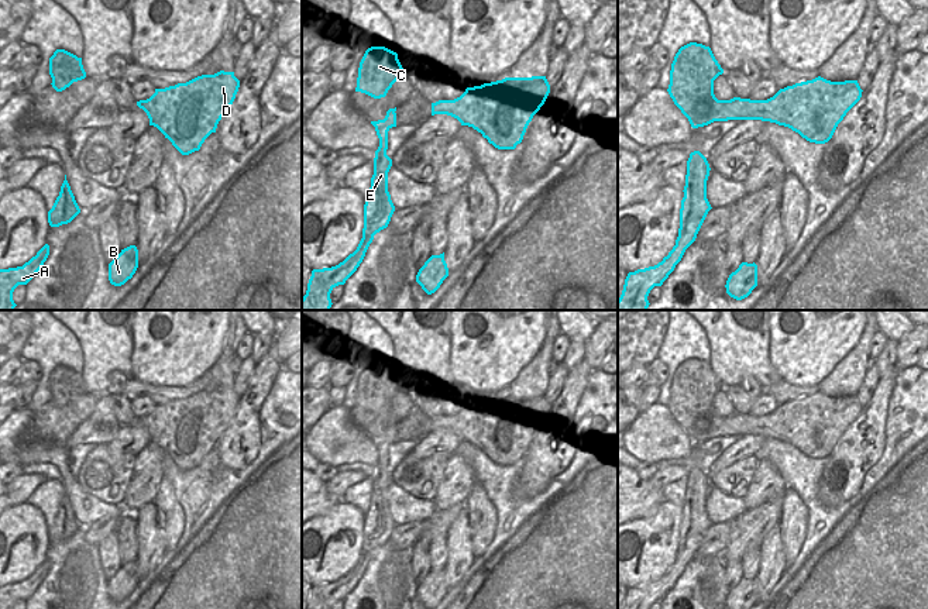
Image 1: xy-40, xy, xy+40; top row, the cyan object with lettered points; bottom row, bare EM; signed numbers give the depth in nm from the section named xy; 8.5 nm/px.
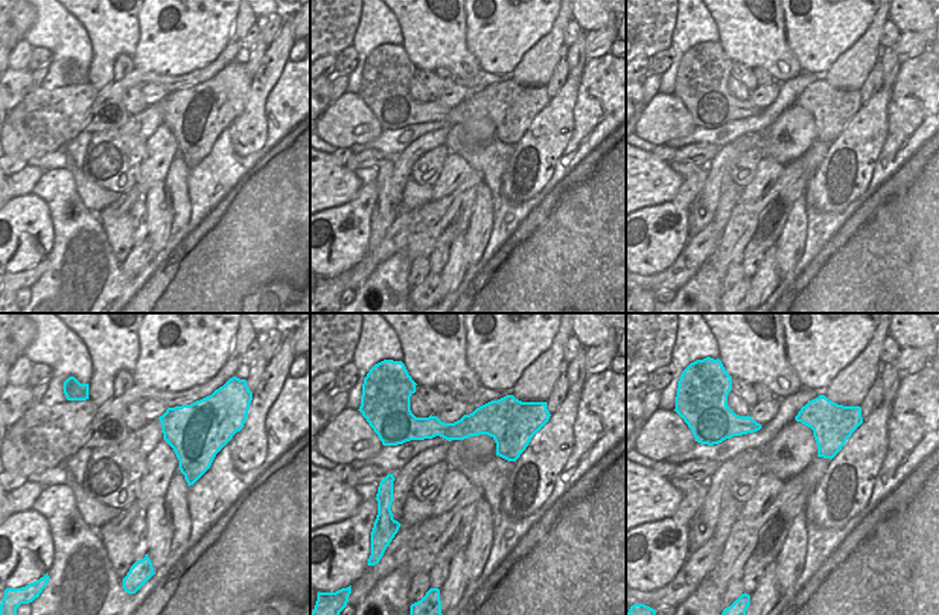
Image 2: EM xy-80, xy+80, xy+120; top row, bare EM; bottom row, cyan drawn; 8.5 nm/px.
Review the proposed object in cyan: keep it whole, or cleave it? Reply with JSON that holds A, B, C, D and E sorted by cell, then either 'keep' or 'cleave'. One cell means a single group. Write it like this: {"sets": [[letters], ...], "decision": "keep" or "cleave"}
{"sets": [["A", "E"], ["B", "C", "D"]], "decision": "cleave"}

